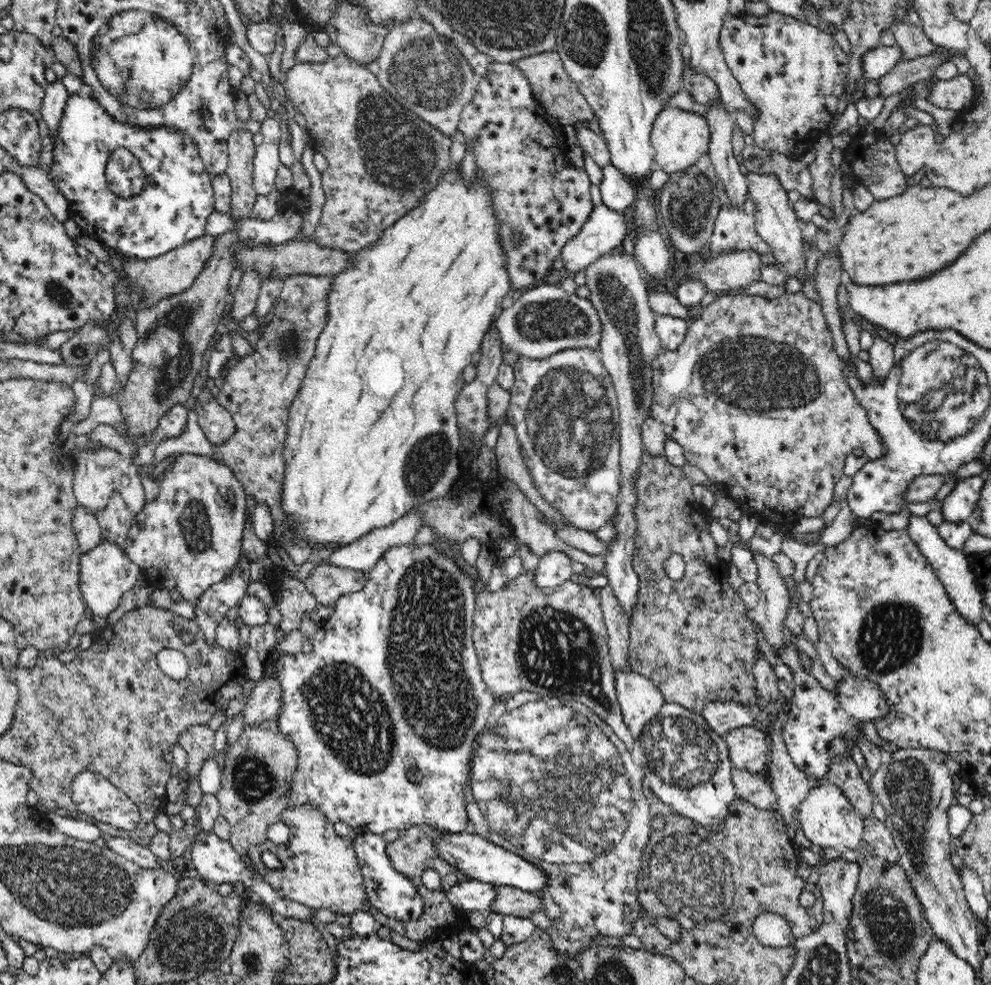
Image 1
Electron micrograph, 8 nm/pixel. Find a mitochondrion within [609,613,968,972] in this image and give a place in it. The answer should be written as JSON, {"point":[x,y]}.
{"point":[909,785]}

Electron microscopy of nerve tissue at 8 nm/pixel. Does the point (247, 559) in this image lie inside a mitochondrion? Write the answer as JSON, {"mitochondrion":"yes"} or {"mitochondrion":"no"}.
{"mitochondrion":"no"}

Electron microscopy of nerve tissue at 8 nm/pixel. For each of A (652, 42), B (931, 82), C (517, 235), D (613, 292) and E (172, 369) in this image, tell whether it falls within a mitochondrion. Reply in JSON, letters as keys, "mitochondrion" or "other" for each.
{"A":"mitochondrion","B":"other","C":"mitochondrion","D":"mitochondrion","E":"mitochondrion"}

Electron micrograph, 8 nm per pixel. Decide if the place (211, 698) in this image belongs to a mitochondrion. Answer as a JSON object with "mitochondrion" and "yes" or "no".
{"mitochondrion":"no"}

